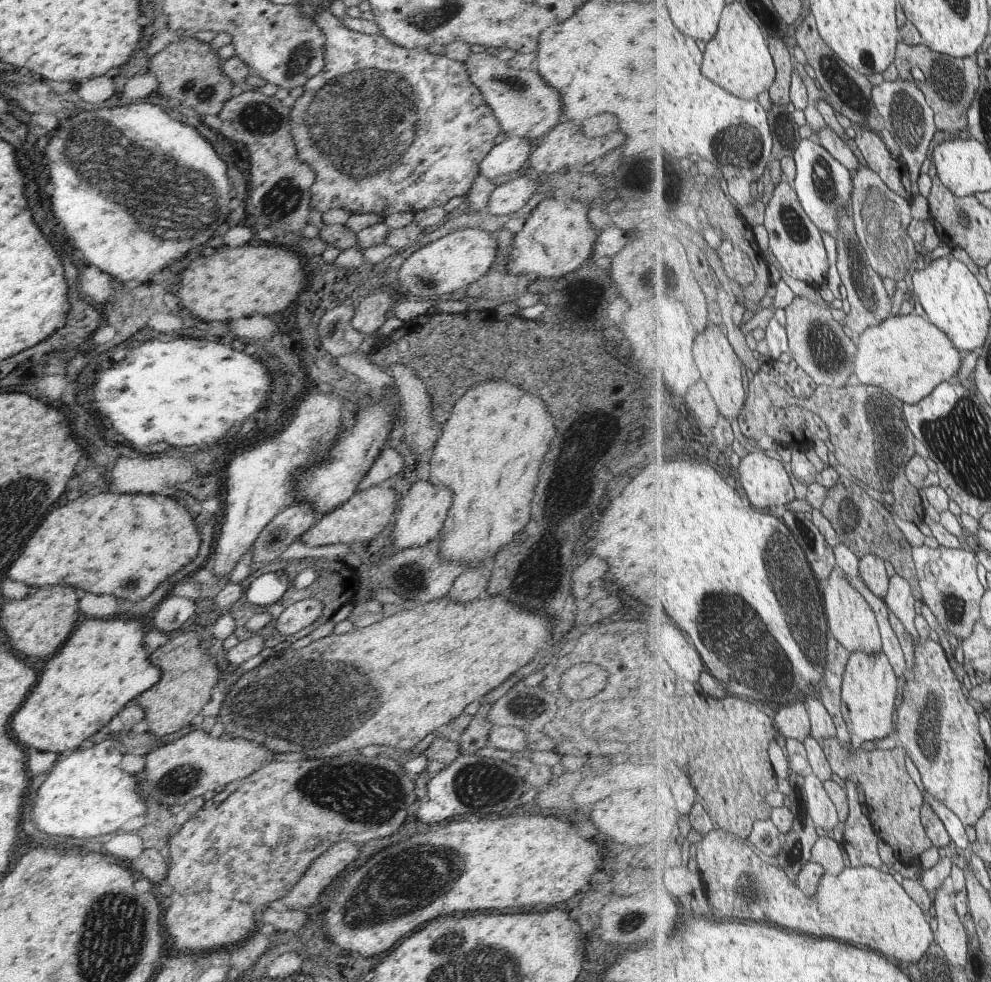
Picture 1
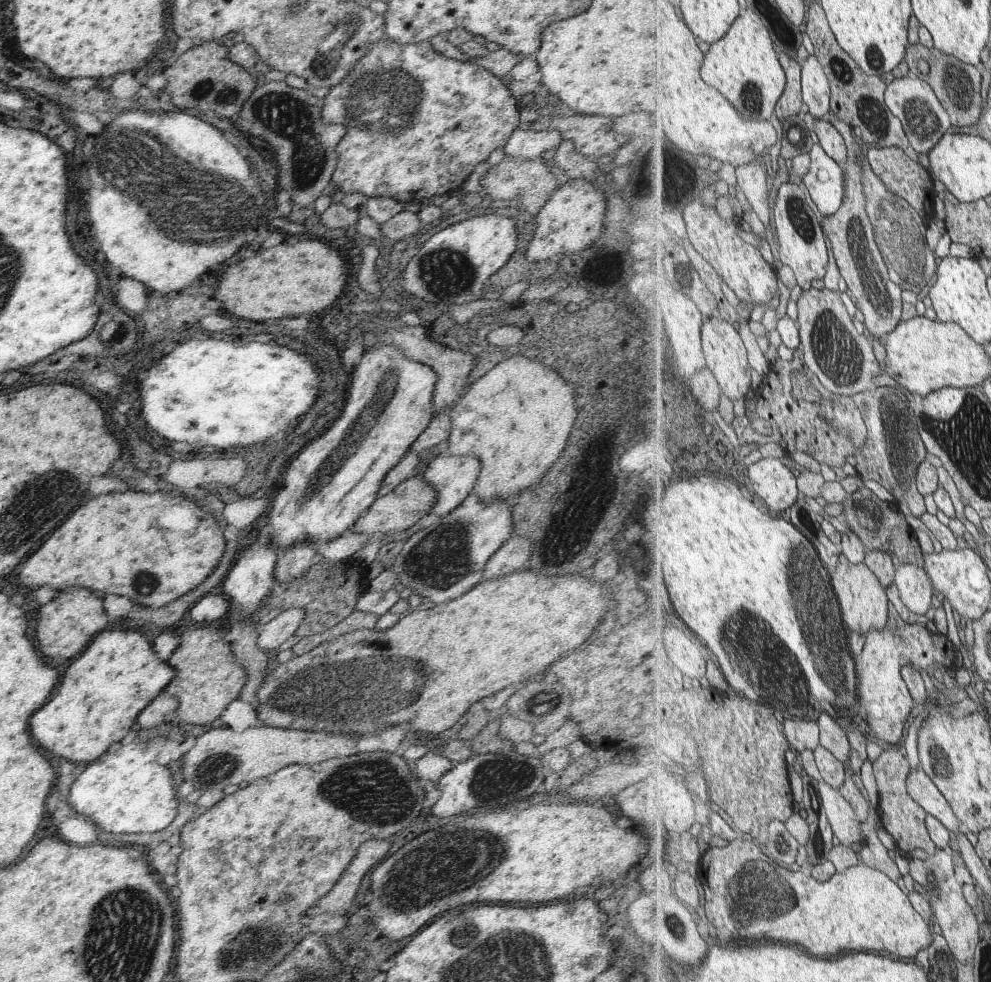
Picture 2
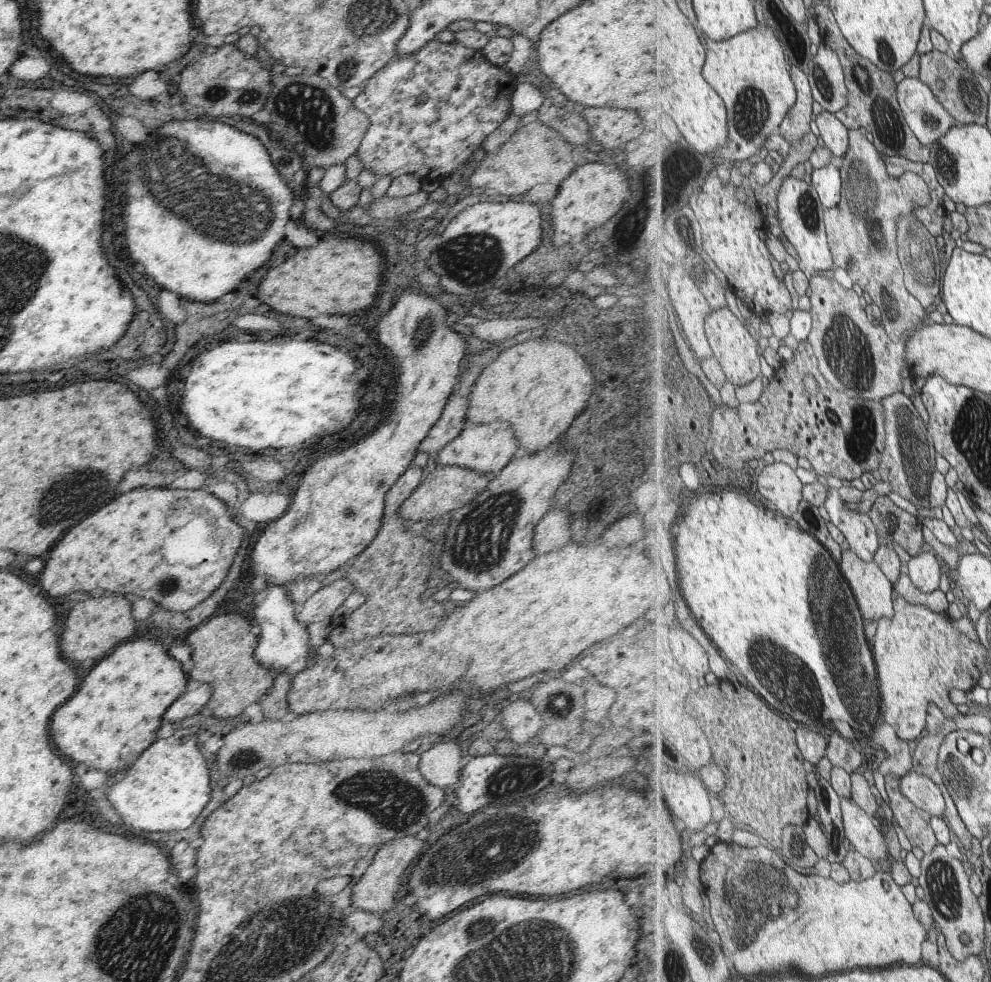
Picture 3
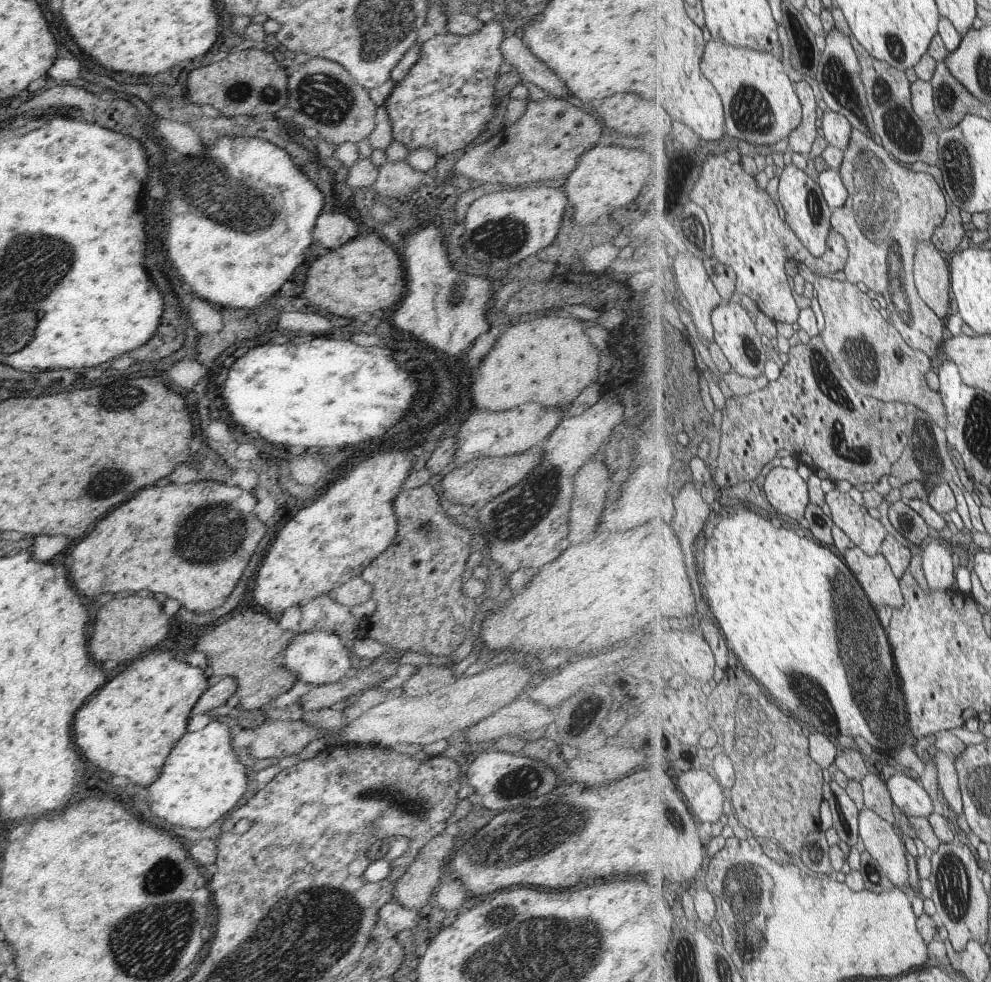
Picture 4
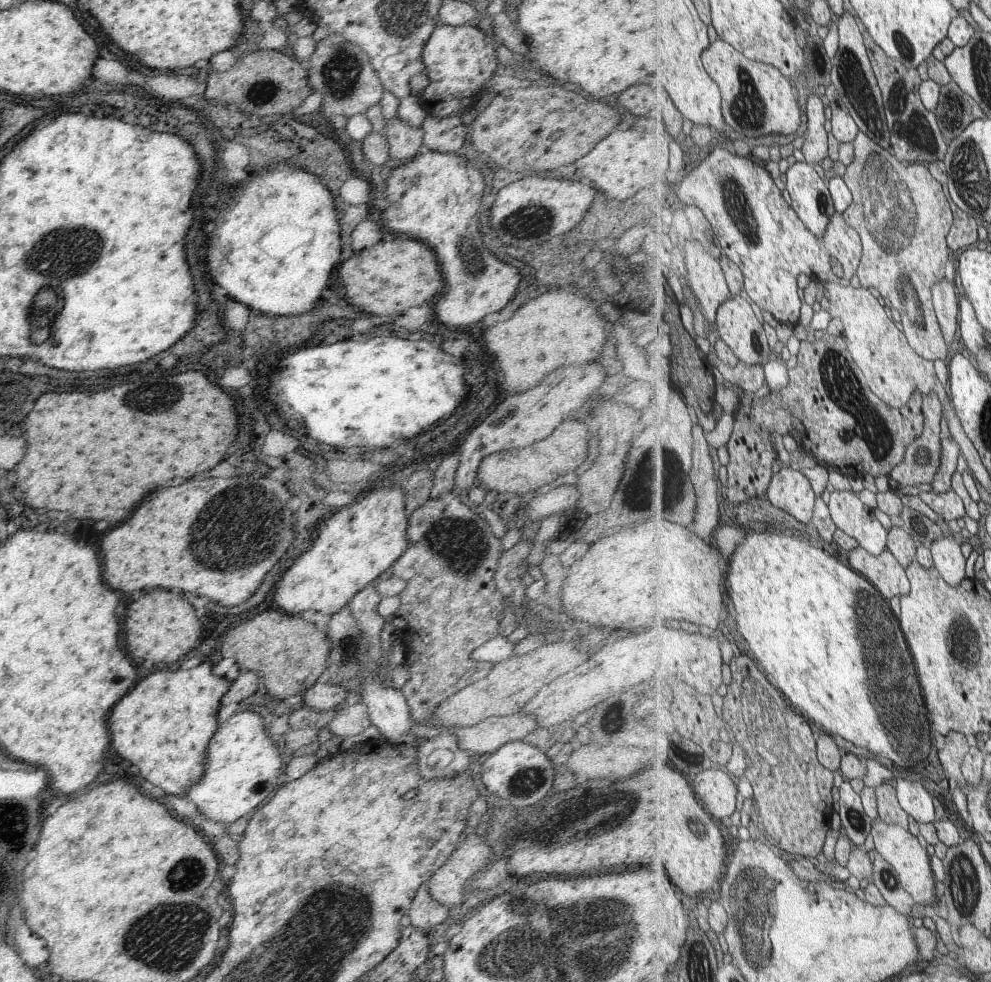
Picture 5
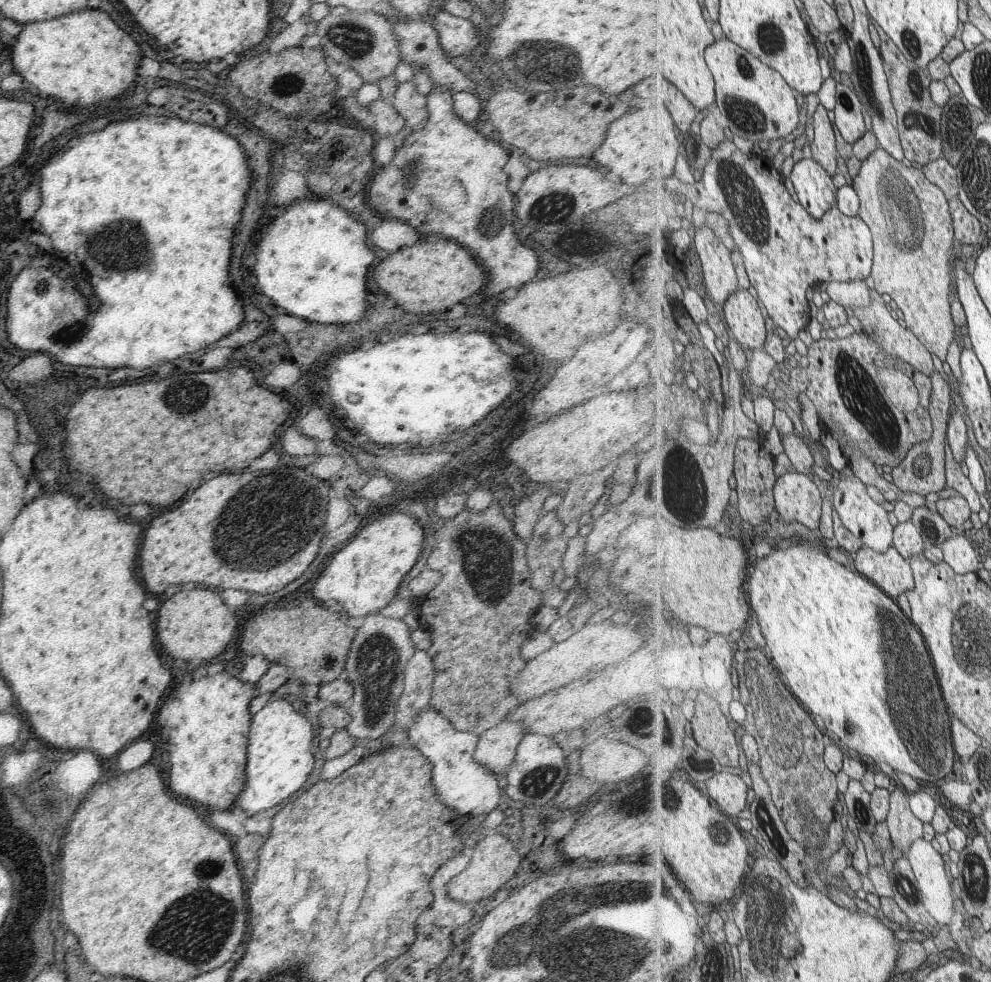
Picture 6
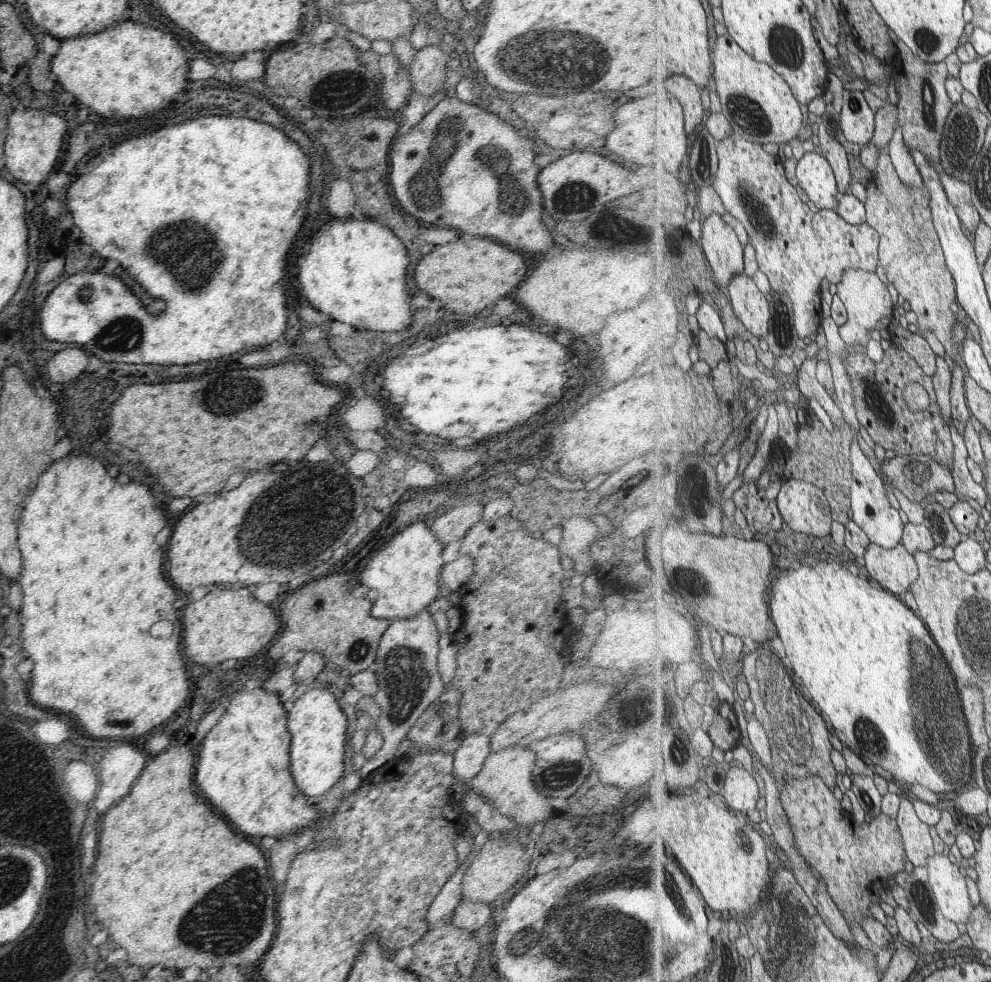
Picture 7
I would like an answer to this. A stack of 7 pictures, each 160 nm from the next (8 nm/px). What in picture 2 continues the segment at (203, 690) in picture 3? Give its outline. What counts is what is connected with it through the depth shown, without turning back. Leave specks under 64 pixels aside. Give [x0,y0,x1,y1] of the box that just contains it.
[133,691,178,730]

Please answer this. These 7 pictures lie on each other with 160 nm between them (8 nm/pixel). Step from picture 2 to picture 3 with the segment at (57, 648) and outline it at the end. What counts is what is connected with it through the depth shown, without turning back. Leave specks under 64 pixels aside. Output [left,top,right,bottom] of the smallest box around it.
[61,596,135,662]

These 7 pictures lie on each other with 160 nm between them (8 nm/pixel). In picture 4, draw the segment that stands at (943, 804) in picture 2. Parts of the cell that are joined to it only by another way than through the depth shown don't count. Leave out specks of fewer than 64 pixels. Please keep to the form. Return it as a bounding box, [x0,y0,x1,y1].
[887,771,933,816]

